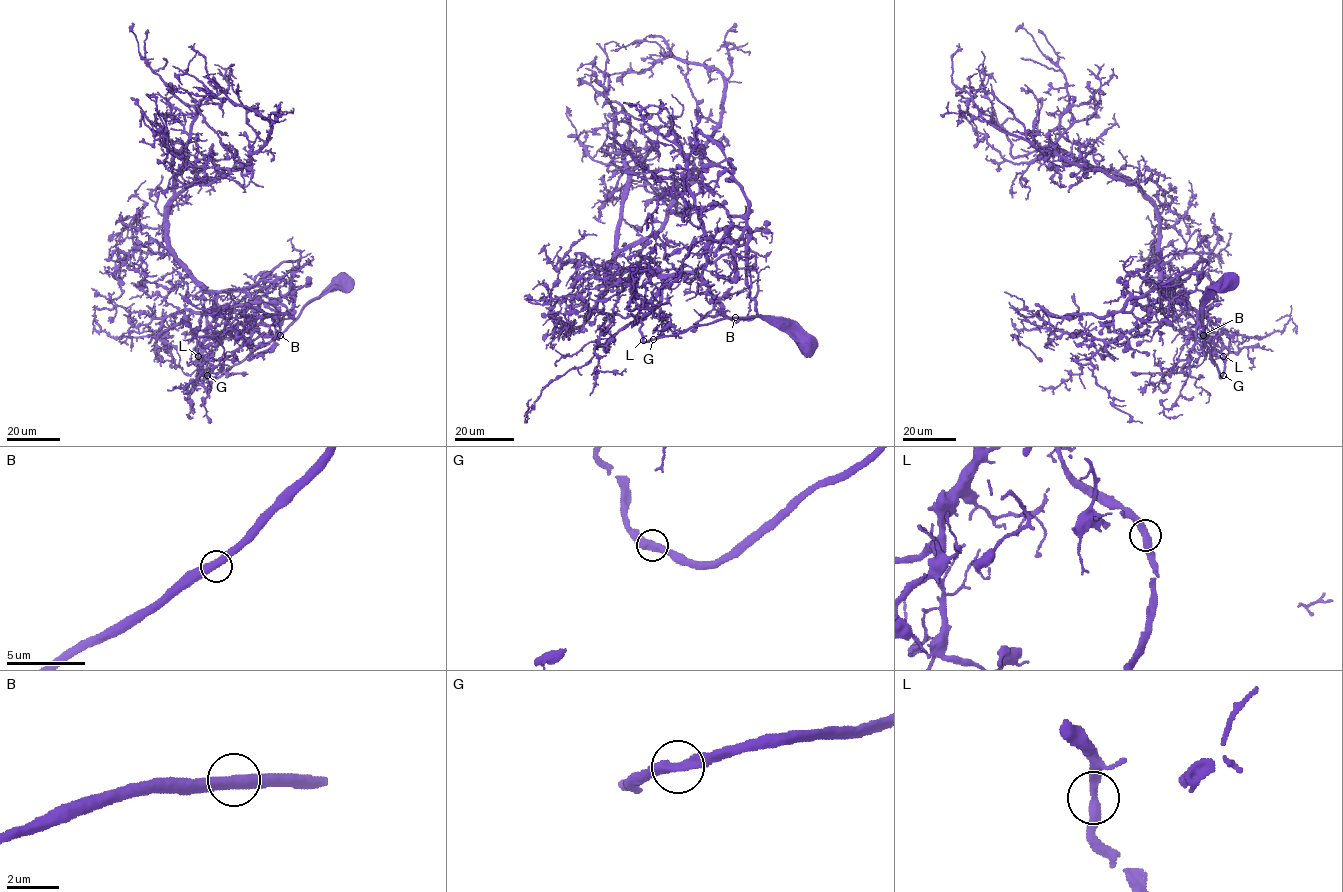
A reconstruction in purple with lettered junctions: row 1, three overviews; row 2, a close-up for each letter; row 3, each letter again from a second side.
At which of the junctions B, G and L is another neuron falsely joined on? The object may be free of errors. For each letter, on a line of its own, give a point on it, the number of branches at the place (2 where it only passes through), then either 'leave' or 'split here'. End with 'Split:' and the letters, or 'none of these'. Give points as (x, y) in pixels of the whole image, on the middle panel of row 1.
B: (735, 317) | 2 | leave
G: (653, 339) | 2 | leave
L: (643, 340) | 2 | leave
Split: none of these

